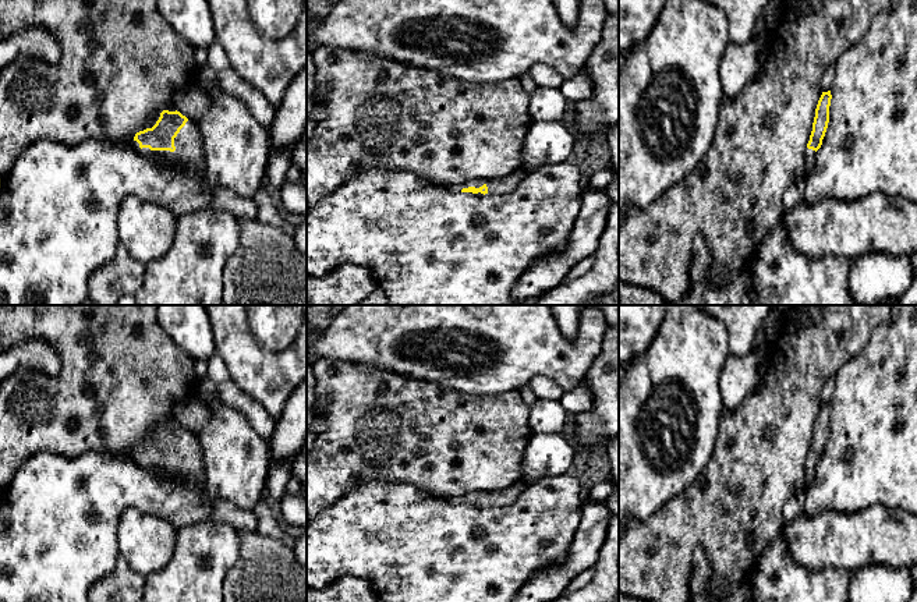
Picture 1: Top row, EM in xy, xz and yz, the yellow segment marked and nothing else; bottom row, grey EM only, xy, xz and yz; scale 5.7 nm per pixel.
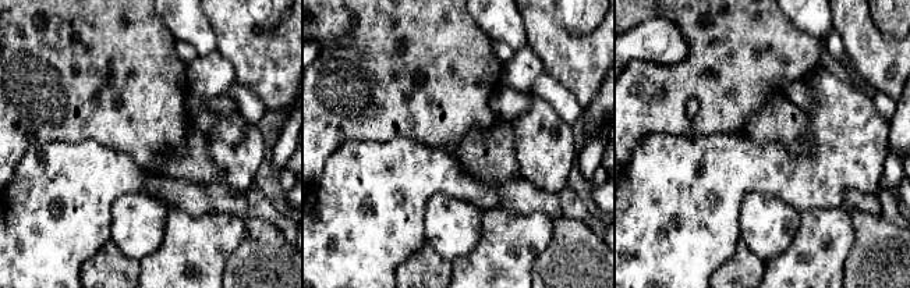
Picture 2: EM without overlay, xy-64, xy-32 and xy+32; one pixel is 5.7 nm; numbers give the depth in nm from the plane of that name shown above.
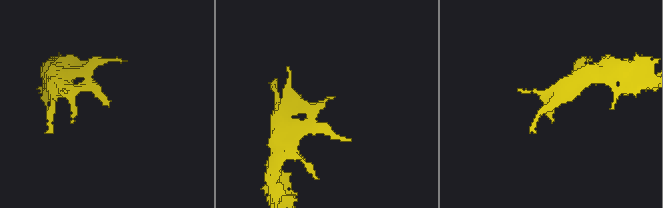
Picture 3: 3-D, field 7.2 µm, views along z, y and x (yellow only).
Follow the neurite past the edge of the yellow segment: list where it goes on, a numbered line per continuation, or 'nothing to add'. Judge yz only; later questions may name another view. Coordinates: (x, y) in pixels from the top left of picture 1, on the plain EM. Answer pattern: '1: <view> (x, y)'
1: yz (810, 467)

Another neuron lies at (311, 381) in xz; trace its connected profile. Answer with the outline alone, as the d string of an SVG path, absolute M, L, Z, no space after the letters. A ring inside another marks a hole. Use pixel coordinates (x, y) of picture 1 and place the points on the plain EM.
M307 362L307 458L314 447L316 435L311 431L312 422L315 419L314 404L316 379L314 375L312 365Z

